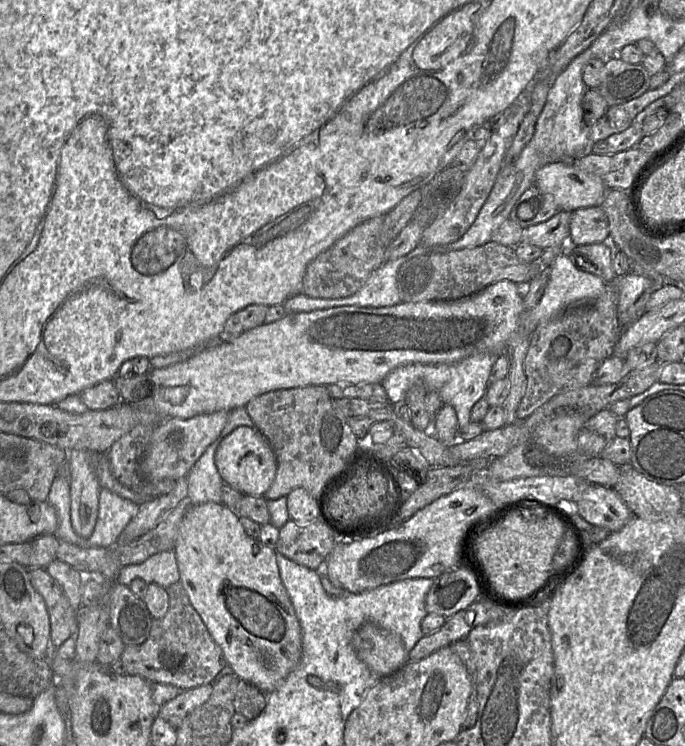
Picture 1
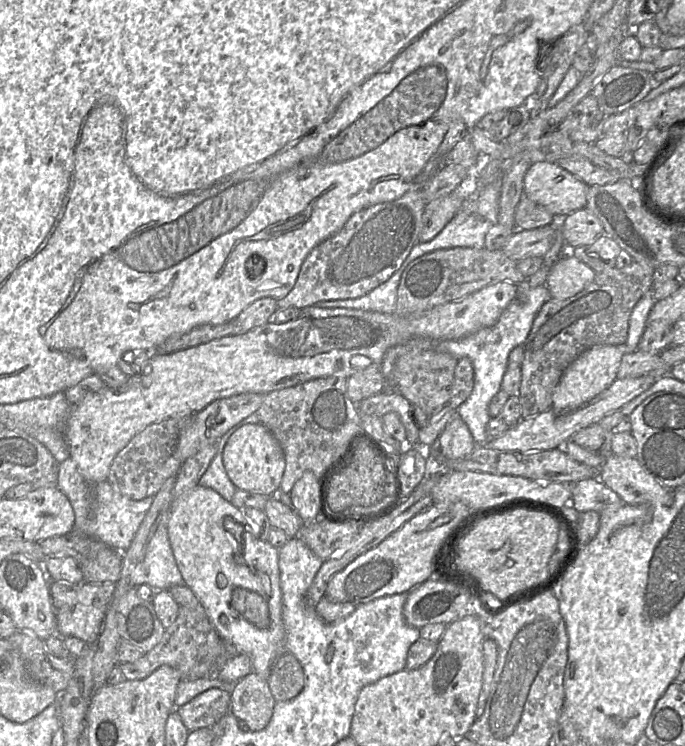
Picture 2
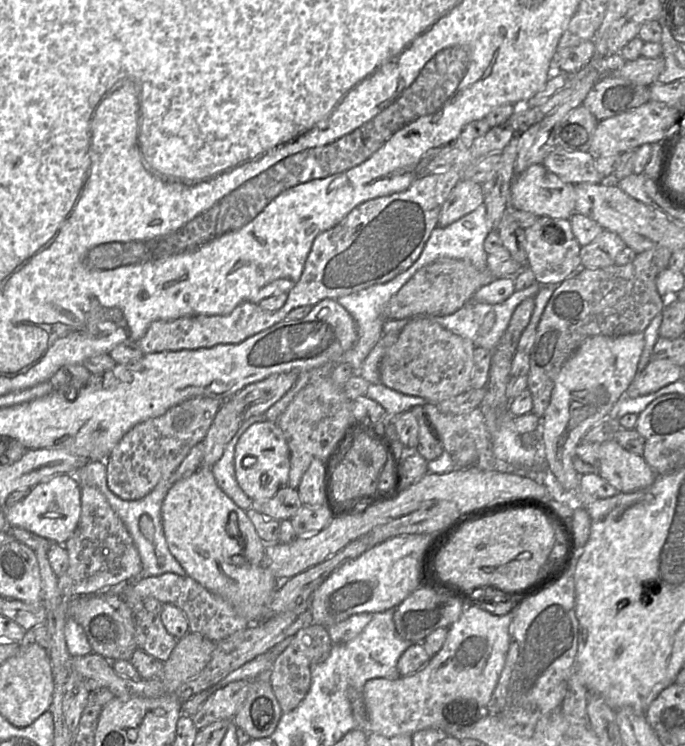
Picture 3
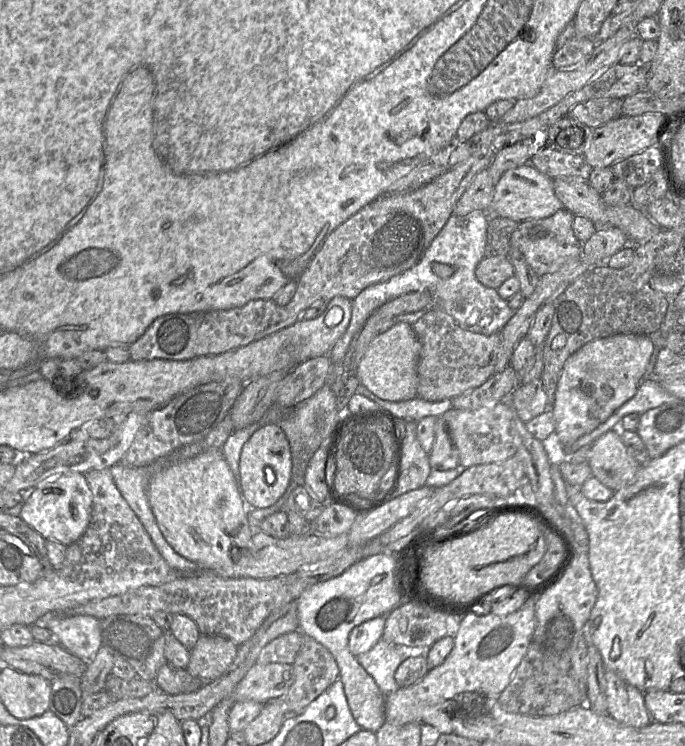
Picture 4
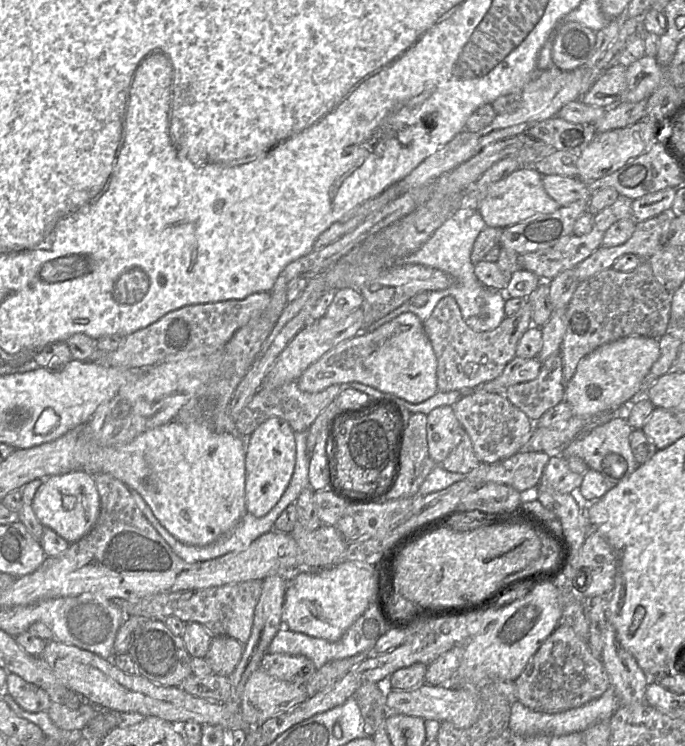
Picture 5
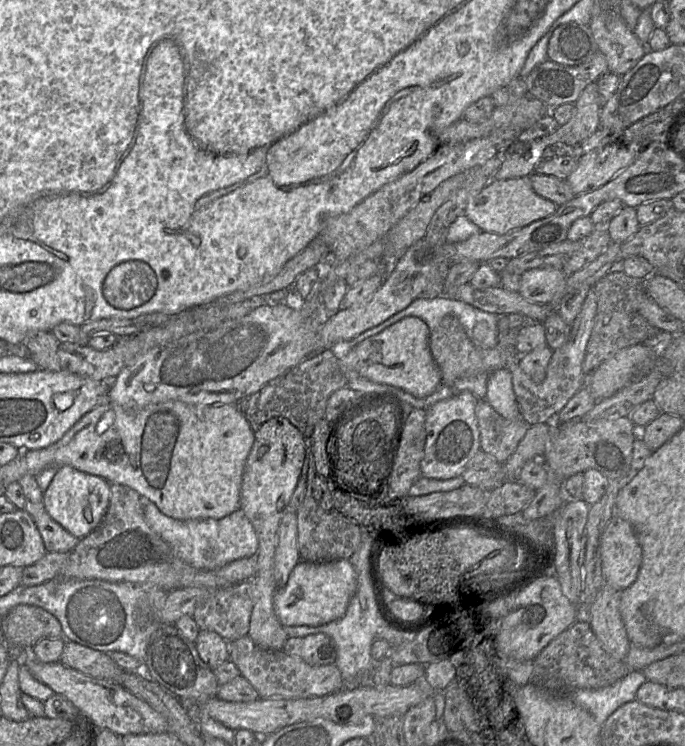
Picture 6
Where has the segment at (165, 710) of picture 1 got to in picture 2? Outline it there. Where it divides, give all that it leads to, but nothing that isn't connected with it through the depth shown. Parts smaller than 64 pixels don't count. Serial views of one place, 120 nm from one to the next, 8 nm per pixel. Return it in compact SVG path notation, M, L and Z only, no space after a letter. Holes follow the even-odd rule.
M211 688L175 708L184 725L190 730L213 727L231 712L231 693L221 688Z

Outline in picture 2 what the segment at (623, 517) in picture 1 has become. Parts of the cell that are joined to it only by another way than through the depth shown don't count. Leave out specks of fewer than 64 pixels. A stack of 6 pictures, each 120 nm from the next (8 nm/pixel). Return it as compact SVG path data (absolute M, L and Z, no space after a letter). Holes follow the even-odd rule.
M599 477L578 481L572 488L572 506L578 512L592 510L600 513L609 506L620 505L621 502L619 495Z

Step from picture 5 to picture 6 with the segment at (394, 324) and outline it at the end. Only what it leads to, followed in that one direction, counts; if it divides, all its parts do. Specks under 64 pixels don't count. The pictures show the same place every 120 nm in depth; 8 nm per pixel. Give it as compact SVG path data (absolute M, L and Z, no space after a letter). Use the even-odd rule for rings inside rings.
M408 316L353 347L349 341L339 342L330 349L337 354L343 373L344 368L355 370L372 382L396 387L416 398L425 398L442 384L440 368L430 351L429 336L430 329L422 319Z

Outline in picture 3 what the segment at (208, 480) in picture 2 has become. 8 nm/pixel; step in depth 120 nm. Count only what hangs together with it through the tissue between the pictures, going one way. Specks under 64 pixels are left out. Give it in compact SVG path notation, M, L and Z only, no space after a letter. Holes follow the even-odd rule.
M264 414L252 416L242 422L234 437L227 443L220 459L212 466L211 471L220 489L244 511L252 508L252 500L240 488L235 477L235 446L241 435L254 423L266 420Z

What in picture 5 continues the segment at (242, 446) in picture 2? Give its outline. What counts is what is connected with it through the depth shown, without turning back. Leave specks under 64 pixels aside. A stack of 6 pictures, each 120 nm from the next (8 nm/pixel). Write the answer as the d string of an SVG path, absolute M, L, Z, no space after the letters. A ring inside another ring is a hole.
M269 418L246 438L245 500L248 513L260 518L277 504L290 483L295 461L295 431L282 418Z

